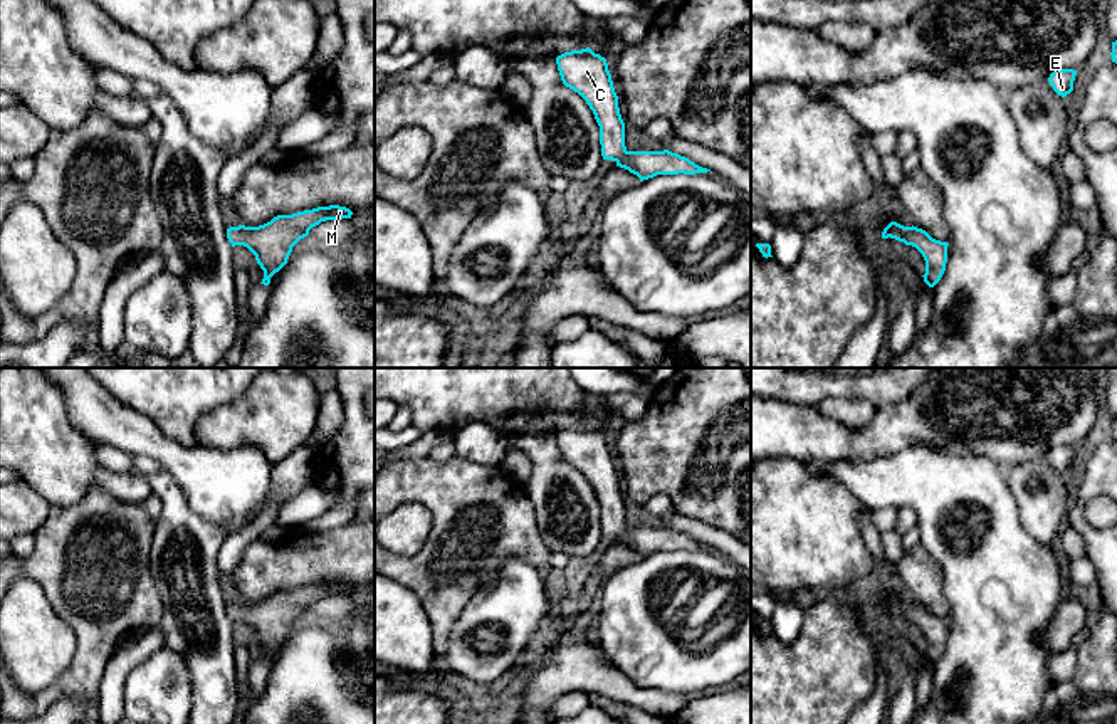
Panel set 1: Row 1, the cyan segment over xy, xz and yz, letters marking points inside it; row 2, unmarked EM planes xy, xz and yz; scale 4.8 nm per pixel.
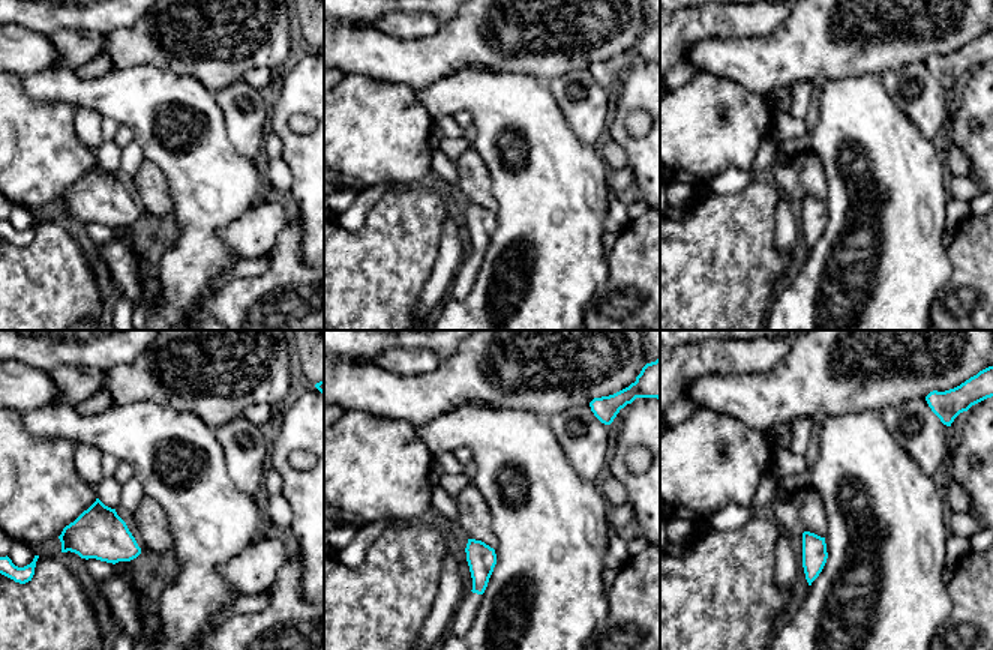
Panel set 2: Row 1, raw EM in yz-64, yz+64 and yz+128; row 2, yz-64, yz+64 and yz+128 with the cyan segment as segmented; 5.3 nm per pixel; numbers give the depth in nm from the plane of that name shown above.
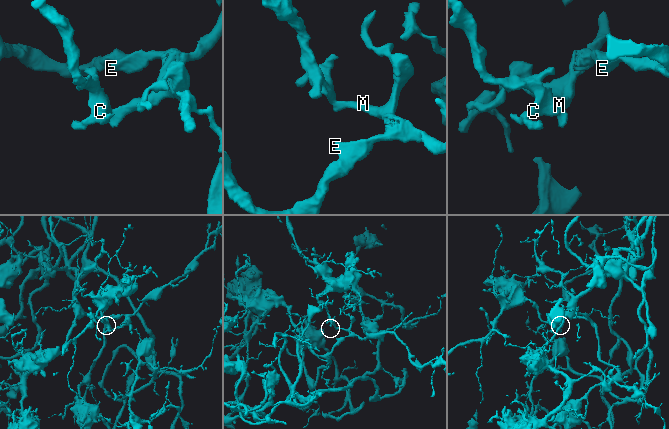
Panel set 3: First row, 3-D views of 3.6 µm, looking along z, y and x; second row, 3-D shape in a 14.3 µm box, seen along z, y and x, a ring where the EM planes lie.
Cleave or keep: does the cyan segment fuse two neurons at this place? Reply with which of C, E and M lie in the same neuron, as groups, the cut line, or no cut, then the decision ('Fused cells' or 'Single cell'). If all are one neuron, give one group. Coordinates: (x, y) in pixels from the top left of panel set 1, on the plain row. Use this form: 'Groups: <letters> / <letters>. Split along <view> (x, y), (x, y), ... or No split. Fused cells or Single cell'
Groups: C E M. No split. Single cell

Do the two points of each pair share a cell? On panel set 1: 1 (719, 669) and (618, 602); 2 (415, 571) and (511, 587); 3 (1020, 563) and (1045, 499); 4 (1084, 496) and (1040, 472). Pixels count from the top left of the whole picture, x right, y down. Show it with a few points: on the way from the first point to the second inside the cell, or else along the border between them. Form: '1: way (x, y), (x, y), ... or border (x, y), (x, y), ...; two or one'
1: way (694, 669), (684, 669), (642, 627); one
2: border (514, 556), (484, 582), (461, 613); two
3: border (1015, 498), (1022, 526), (1048, 546); two
4: border (1069, 508), (1065, 514); two

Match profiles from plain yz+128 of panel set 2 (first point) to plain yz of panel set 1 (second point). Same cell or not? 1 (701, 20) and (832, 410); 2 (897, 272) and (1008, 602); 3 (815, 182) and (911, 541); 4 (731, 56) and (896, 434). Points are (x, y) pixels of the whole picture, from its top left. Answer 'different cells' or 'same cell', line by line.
1: same cell
2: same cell
3: different cells
4: same cell

